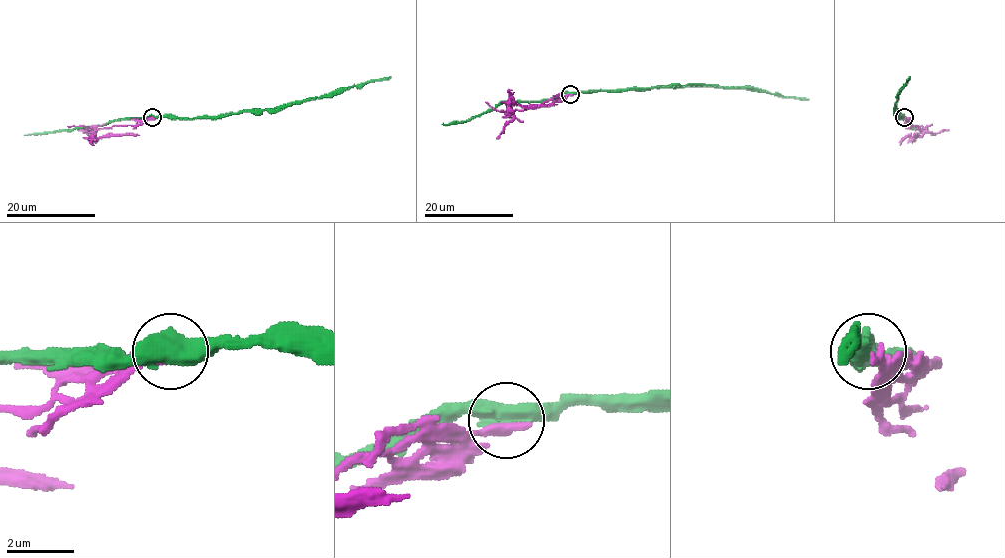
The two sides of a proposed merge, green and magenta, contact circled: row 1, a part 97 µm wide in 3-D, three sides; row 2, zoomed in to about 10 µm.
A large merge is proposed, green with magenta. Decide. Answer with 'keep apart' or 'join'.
keep apart

